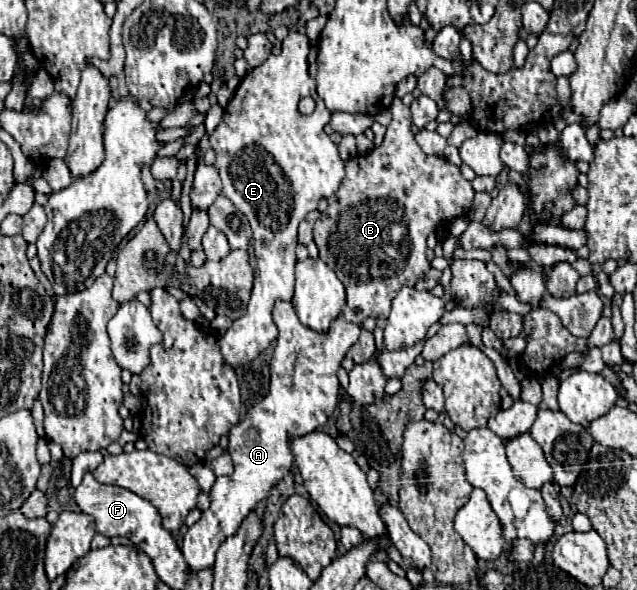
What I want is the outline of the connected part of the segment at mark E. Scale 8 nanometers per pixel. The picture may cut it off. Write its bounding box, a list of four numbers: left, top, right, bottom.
[211,18,345,368]

